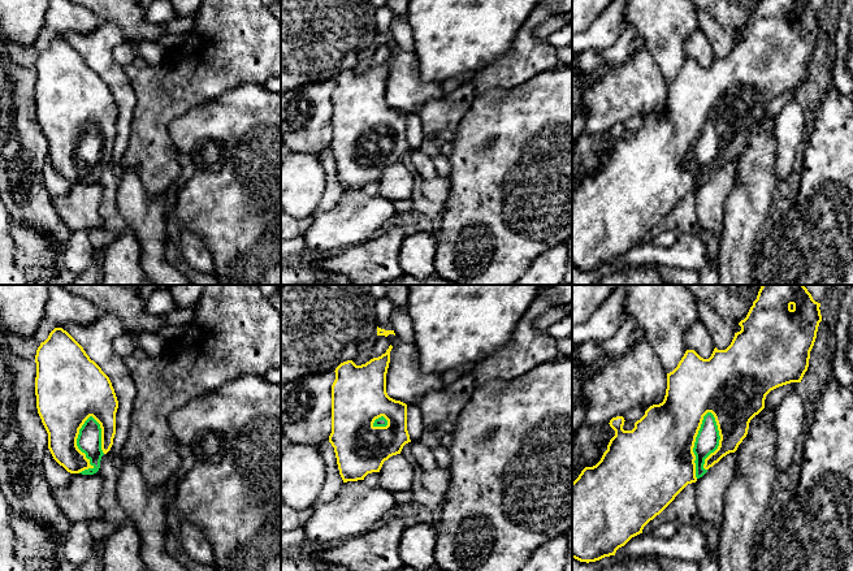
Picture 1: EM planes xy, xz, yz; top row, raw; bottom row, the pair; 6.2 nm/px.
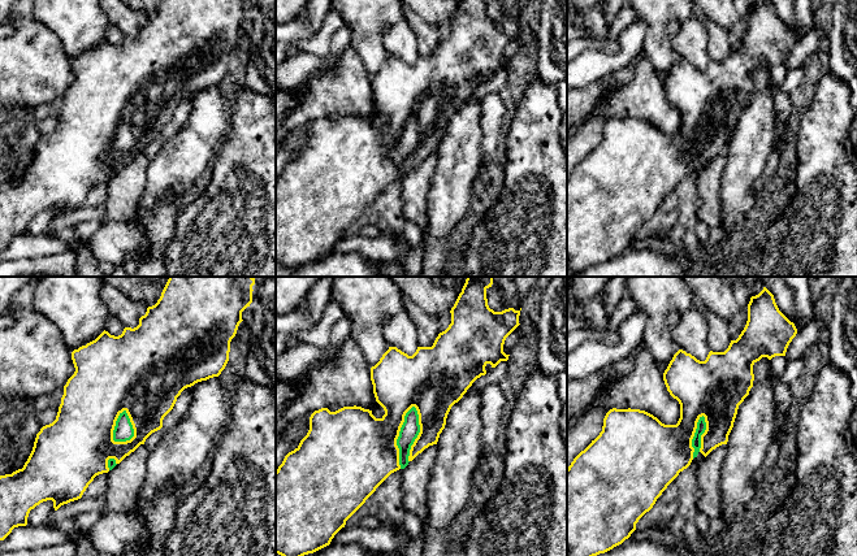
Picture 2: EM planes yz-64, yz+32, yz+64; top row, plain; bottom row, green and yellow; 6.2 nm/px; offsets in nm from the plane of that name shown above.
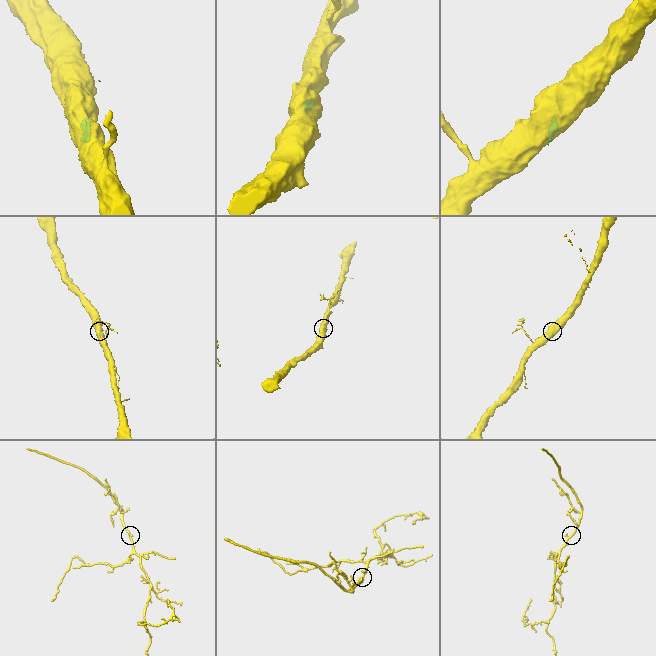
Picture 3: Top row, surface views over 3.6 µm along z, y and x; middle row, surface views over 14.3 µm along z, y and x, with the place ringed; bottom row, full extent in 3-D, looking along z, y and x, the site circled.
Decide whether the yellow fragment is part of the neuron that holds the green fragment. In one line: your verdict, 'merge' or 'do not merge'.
merge

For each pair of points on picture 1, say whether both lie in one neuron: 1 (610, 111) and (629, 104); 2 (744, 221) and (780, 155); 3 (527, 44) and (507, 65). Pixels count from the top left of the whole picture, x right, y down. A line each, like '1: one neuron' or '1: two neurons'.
1: one neuron
2: two neurons
3: one neuron

